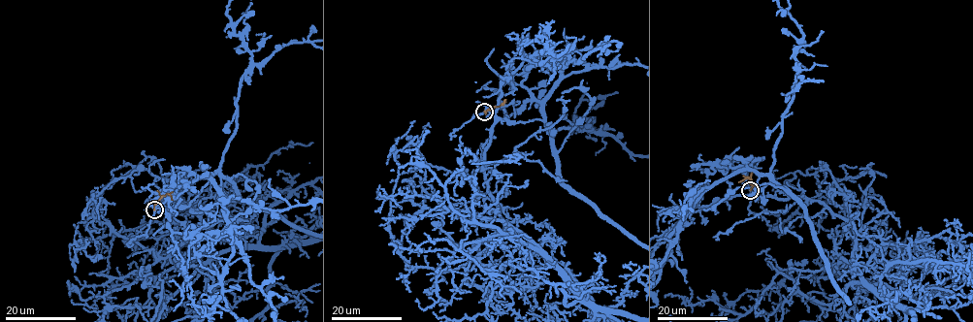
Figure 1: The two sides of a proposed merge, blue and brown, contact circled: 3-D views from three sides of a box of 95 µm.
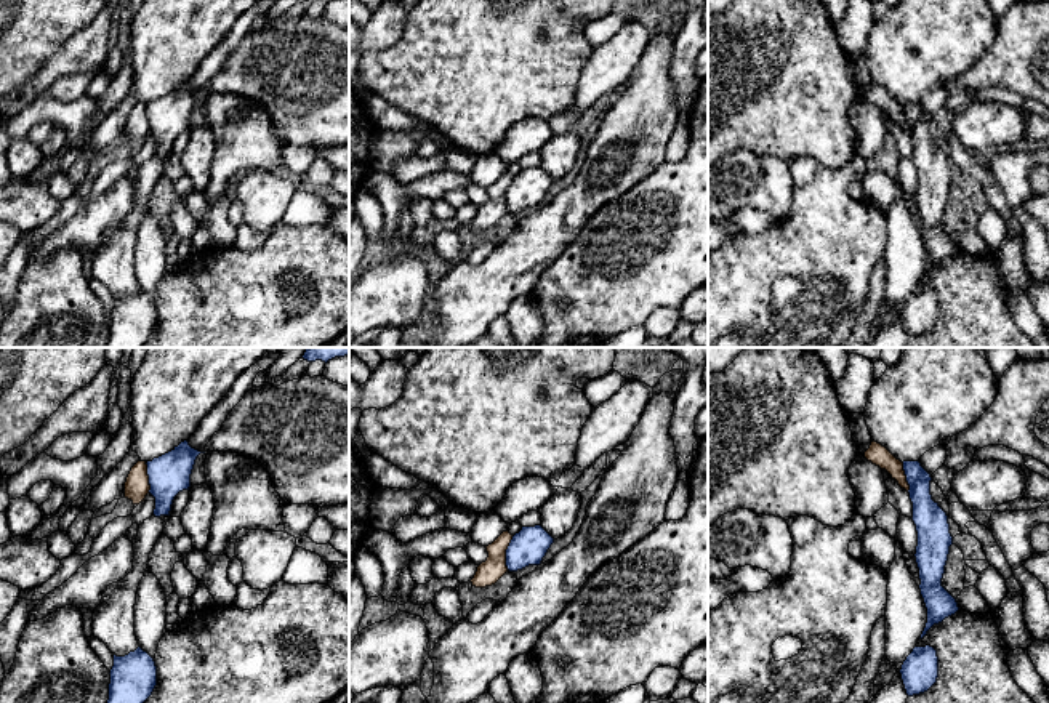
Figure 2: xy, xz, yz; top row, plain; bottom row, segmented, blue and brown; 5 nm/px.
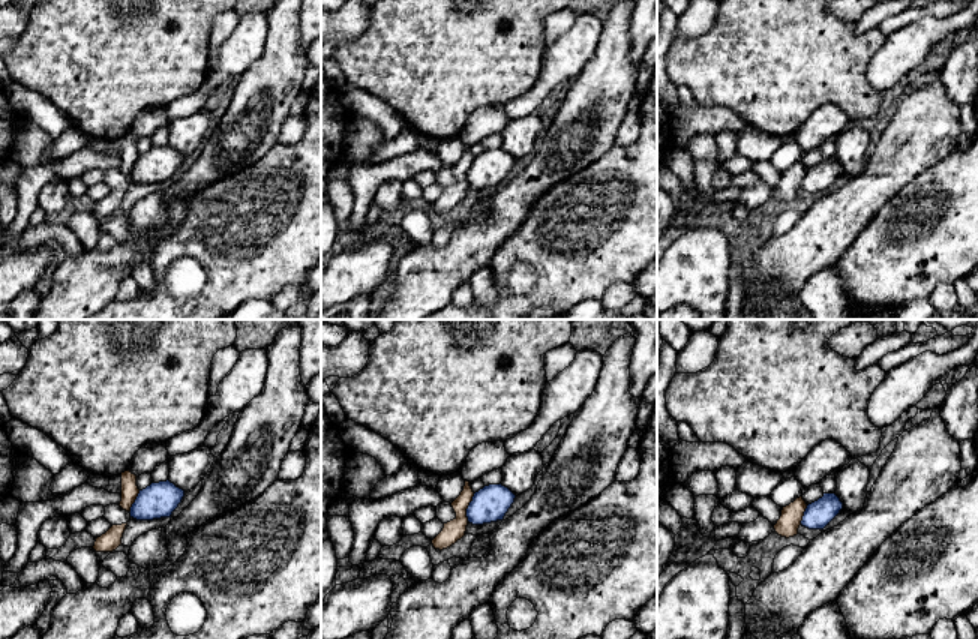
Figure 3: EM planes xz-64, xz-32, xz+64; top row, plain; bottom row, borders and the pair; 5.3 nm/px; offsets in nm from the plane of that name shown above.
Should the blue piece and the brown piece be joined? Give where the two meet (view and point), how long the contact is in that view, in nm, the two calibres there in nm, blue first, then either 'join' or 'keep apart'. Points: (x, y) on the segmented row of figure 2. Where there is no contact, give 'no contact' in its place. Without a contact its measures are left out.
contact xz (506, 553); length 170 nm; calibres 180 and 120 nm; keep apart

